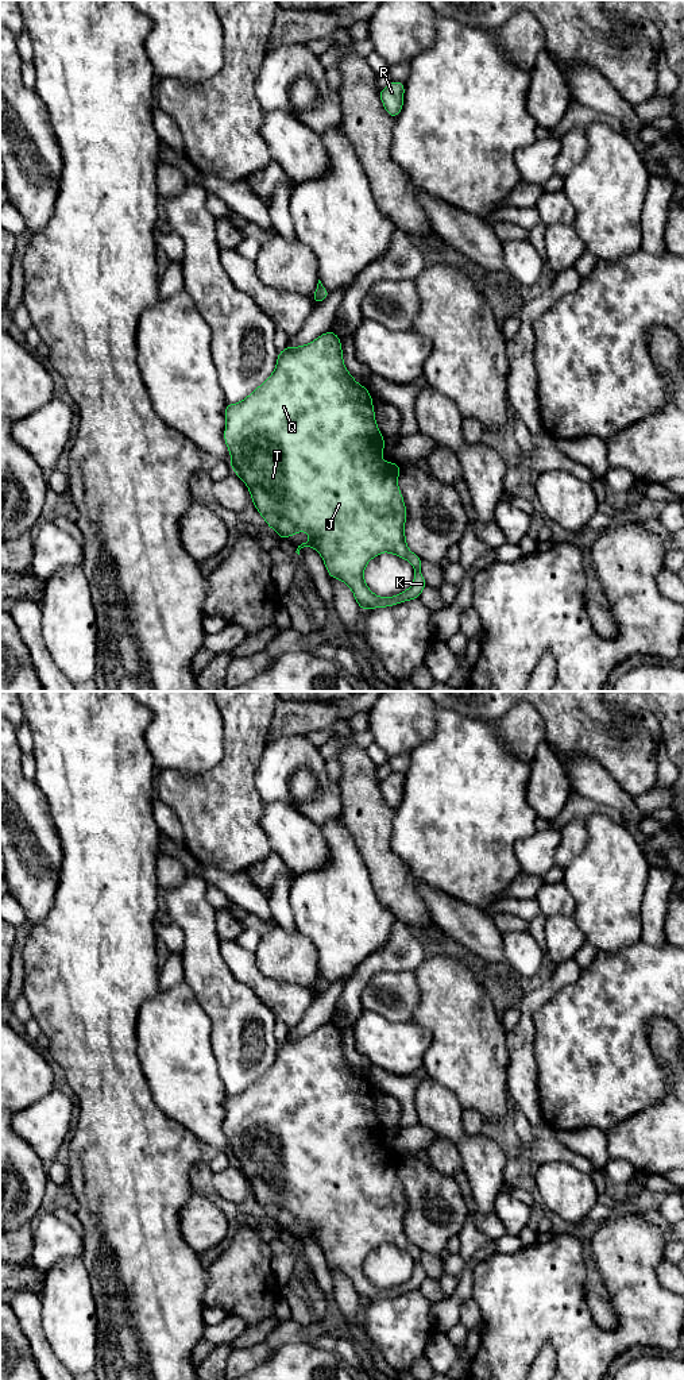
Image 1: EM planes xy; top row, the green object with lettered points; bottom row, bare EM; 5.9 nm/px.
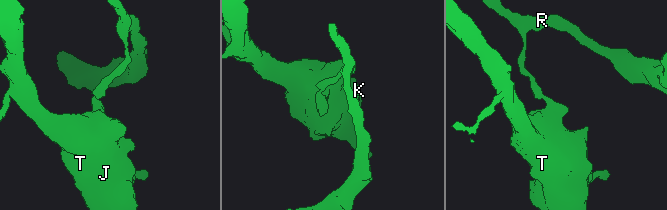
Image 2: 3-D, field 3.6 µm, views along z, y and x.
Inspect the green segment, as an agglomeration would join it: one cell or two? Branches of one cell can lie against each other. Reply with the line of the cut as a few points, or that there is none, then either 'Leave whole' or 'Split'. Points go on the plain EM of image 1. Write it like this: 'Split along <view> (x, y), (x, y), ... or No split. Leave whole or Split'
Split along xy (313, 987), (317, 994). Split

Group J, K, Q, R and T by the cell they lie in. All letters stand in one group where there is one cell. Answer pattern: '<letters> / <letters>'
J K Q T / R

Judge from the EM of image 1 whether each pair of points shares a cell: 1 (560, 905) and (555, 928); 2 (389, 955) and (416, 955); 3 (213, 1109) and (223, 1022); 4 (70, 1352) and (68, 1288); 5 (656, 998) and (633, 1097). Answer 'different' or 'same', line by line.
1: different
2: same
3: different
4: same
5: same

